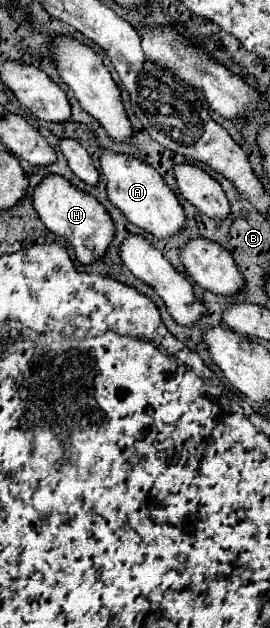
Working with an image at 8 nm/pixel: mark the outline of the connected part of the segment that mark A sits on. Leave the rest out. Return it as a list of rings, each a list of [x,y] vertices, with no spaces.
[[[101,148],[101,170],[107,178],[107,196],[109,200],[127,216],[127,220],[141,230],[153,234],[155,238],[171,238],[177,232],[181,232],[187,224],[185,210],[179,204],[175,192],[165,184],[165,180],[159,176],[159,172],[151,166],[147,166],[141,160],[133,162],[127,156],[113,154],[105,148]]]

